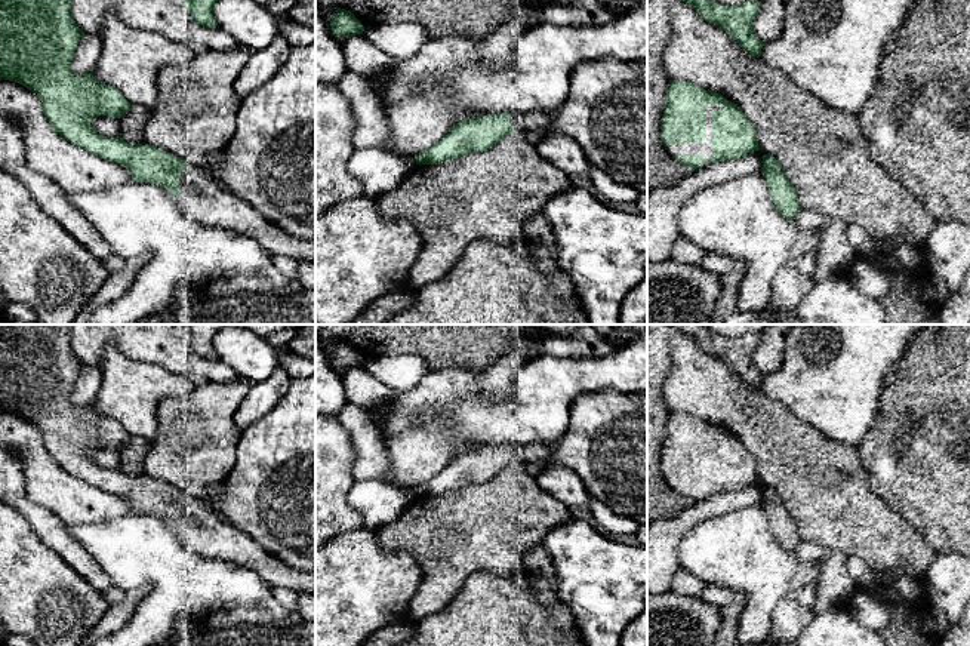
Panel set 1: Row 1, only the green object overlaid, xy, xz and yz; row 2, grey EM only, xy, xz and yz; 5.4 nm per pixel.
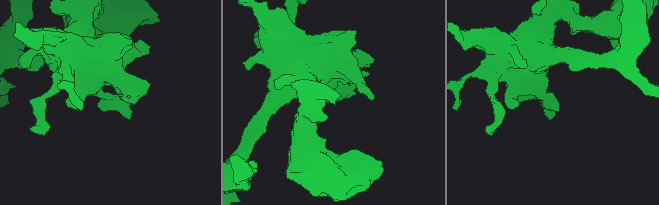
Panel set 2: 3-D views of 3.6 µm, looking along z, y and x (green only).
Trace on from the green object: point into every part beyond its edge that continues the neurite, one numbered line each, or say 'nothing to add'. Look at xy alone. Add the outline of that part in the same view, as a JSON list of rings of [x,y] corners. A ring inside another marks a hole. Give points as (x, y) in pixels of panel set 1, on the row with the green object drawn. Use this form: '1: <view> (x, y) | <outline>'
1: xy (202, 199) | [[[187,163],[176,200],[182,215],[193,222],[249,236],[272,256],[315,264],[315,240],[298,239],[280,230],[201,167]]]

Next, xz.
1: xz (527, 120) | [[[511,111],[512,127],[542,130],[549,126],[552,111]]]

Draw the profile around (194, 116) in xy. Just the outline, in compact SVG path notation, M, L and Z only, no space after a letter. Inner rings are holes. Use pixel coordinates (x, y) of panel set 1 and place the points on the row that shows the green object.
M237 44L227 50L200 49L188 67L163 67L157 76L157 99L144 127L144 142L204 169L209 157L224 151L235 133L241 99L234 83L250 50Z

